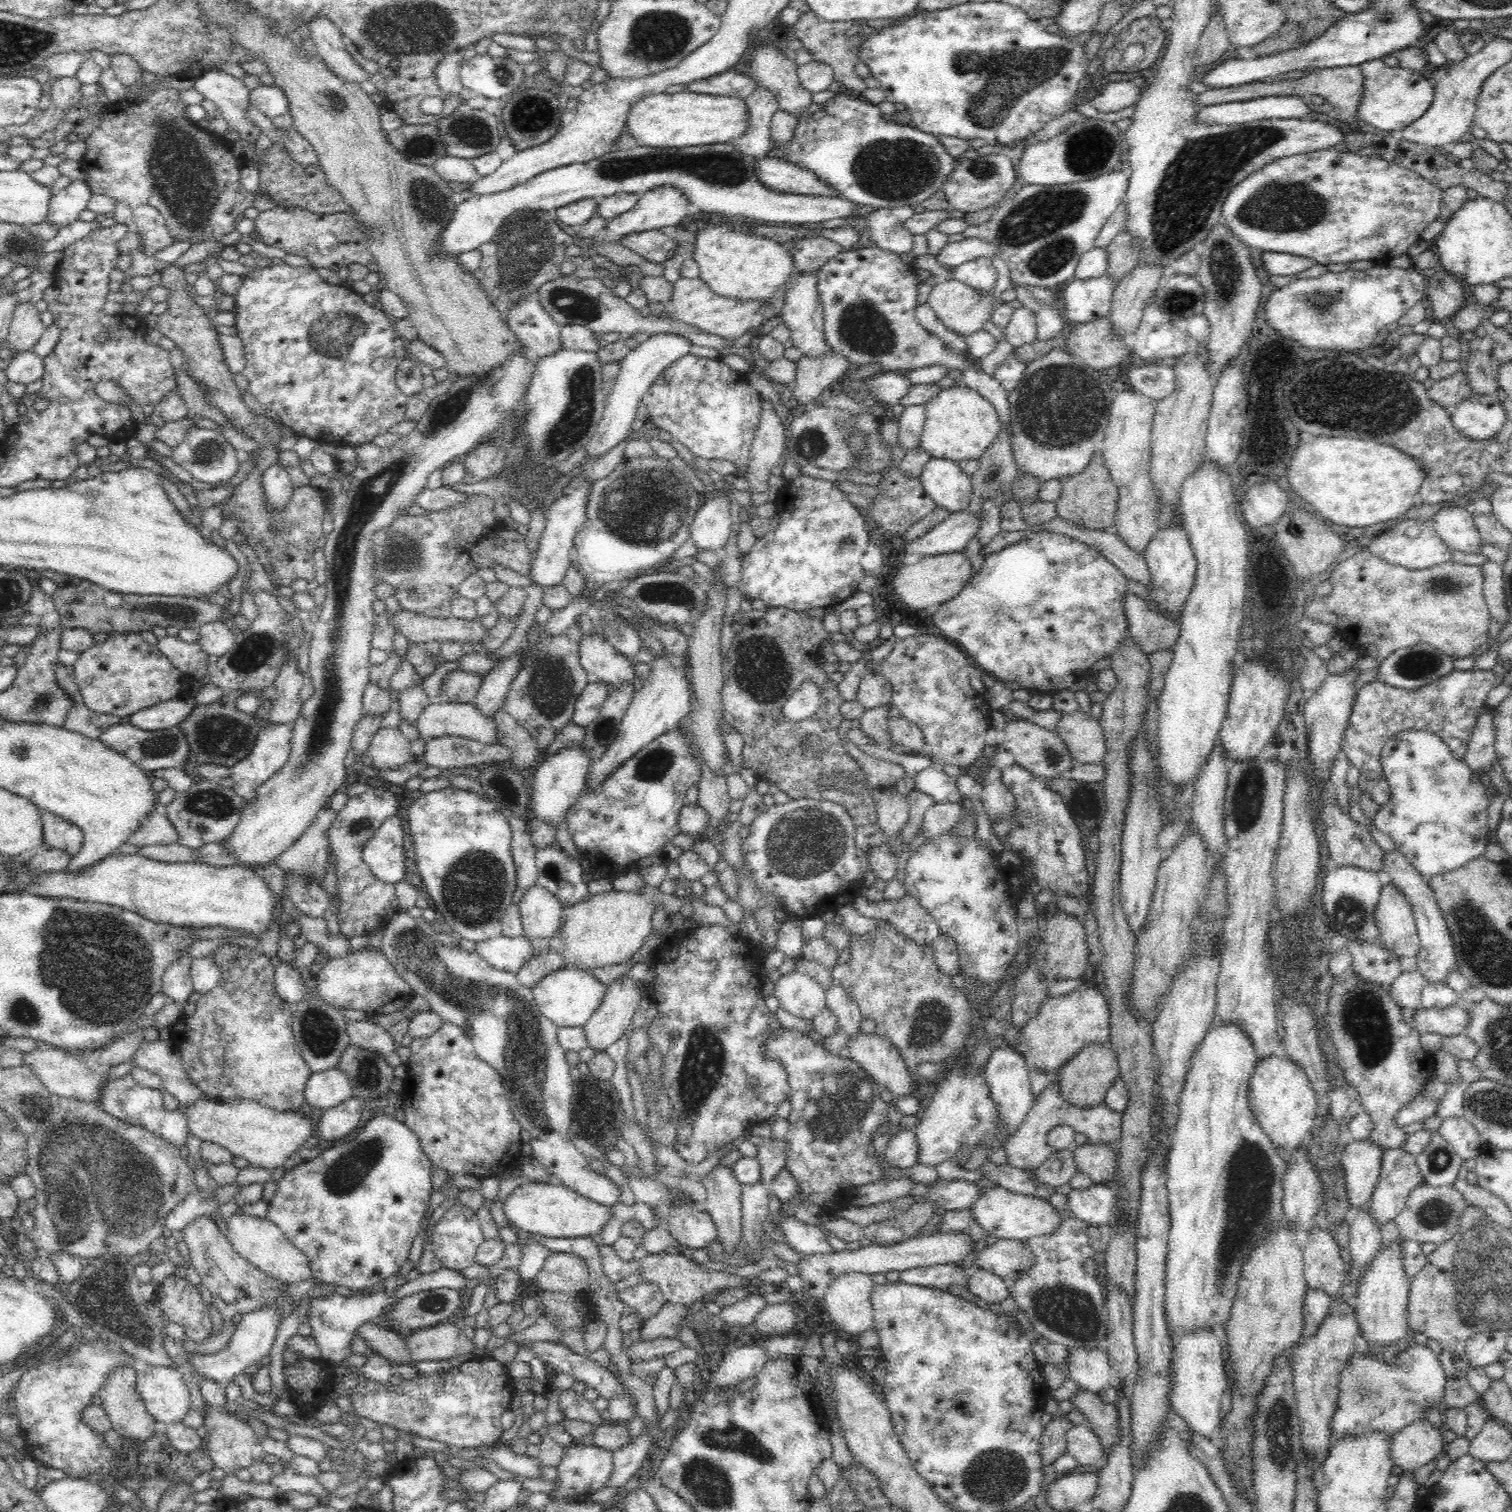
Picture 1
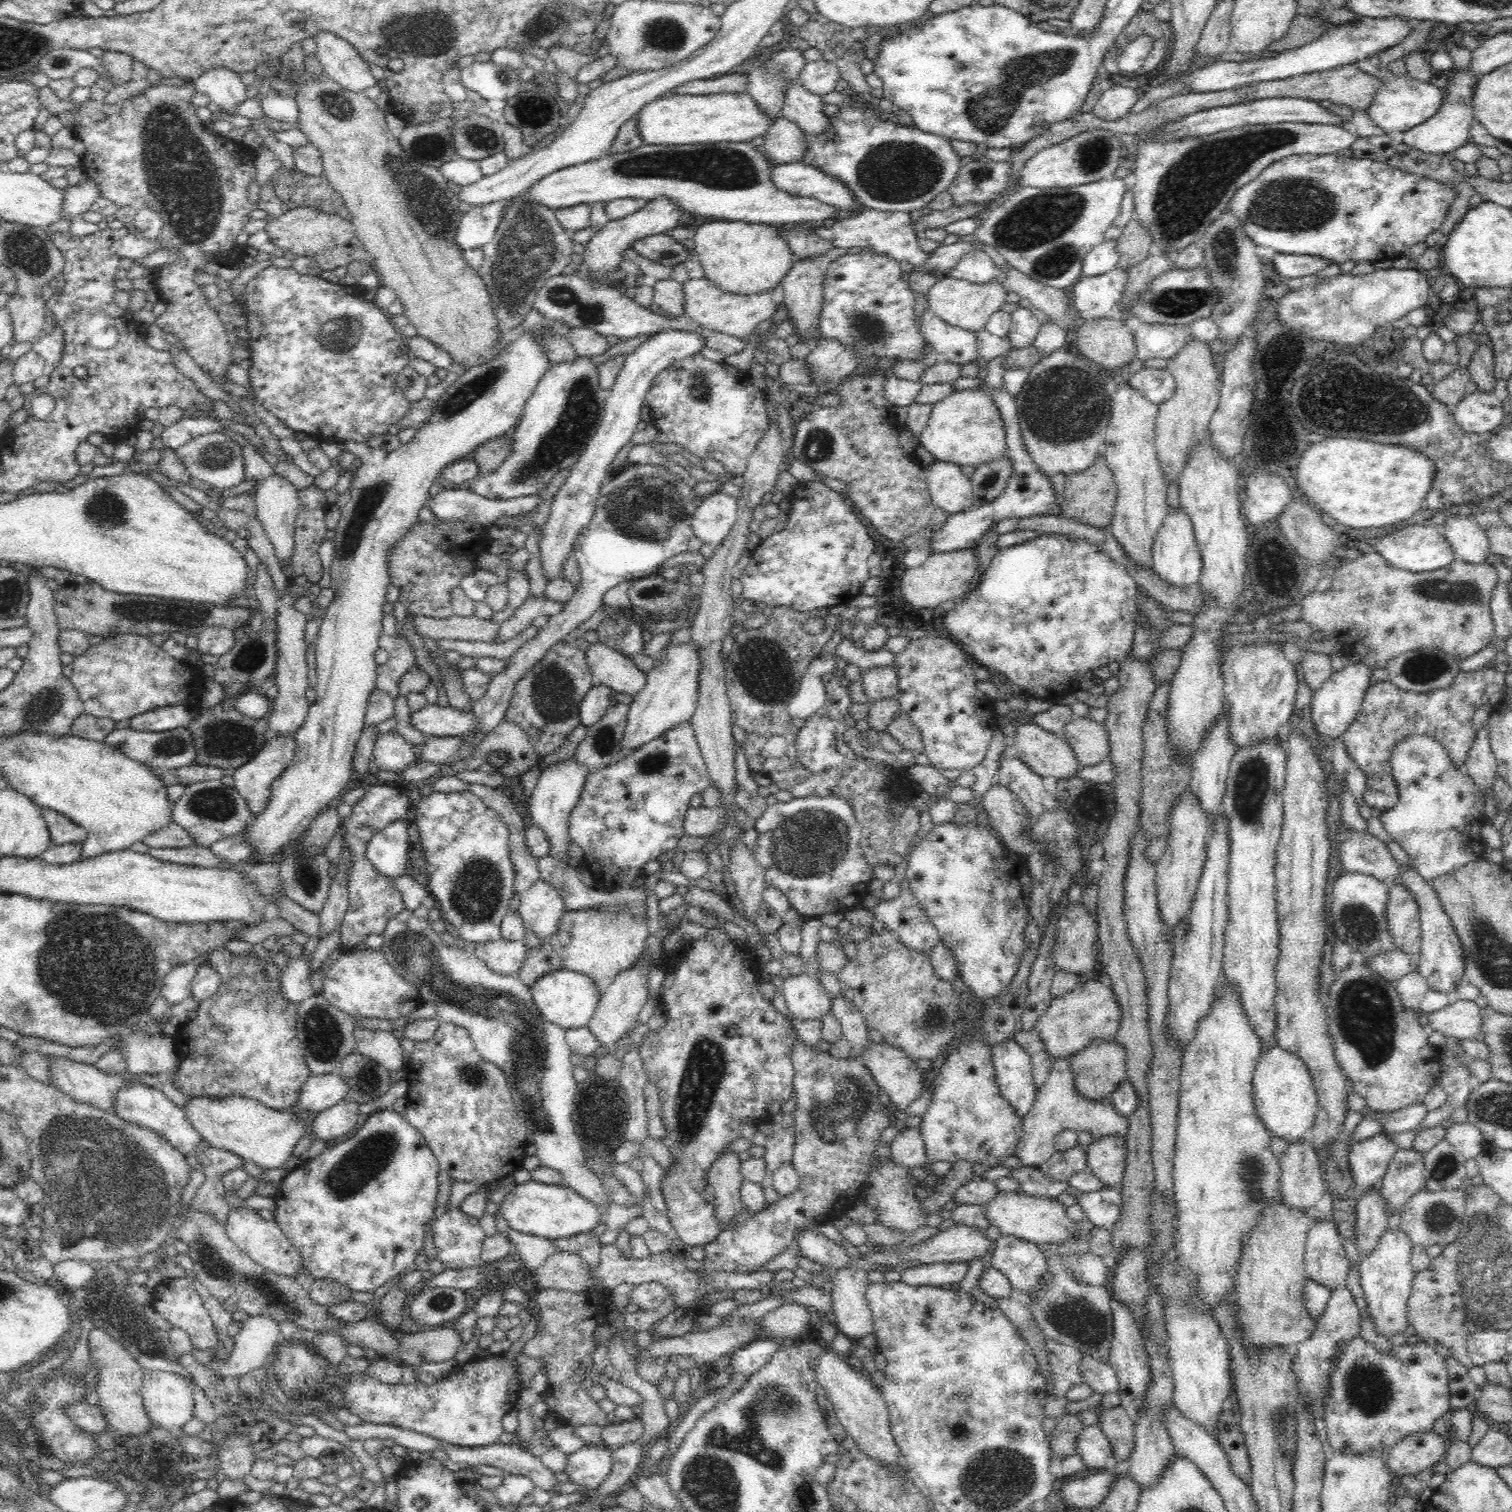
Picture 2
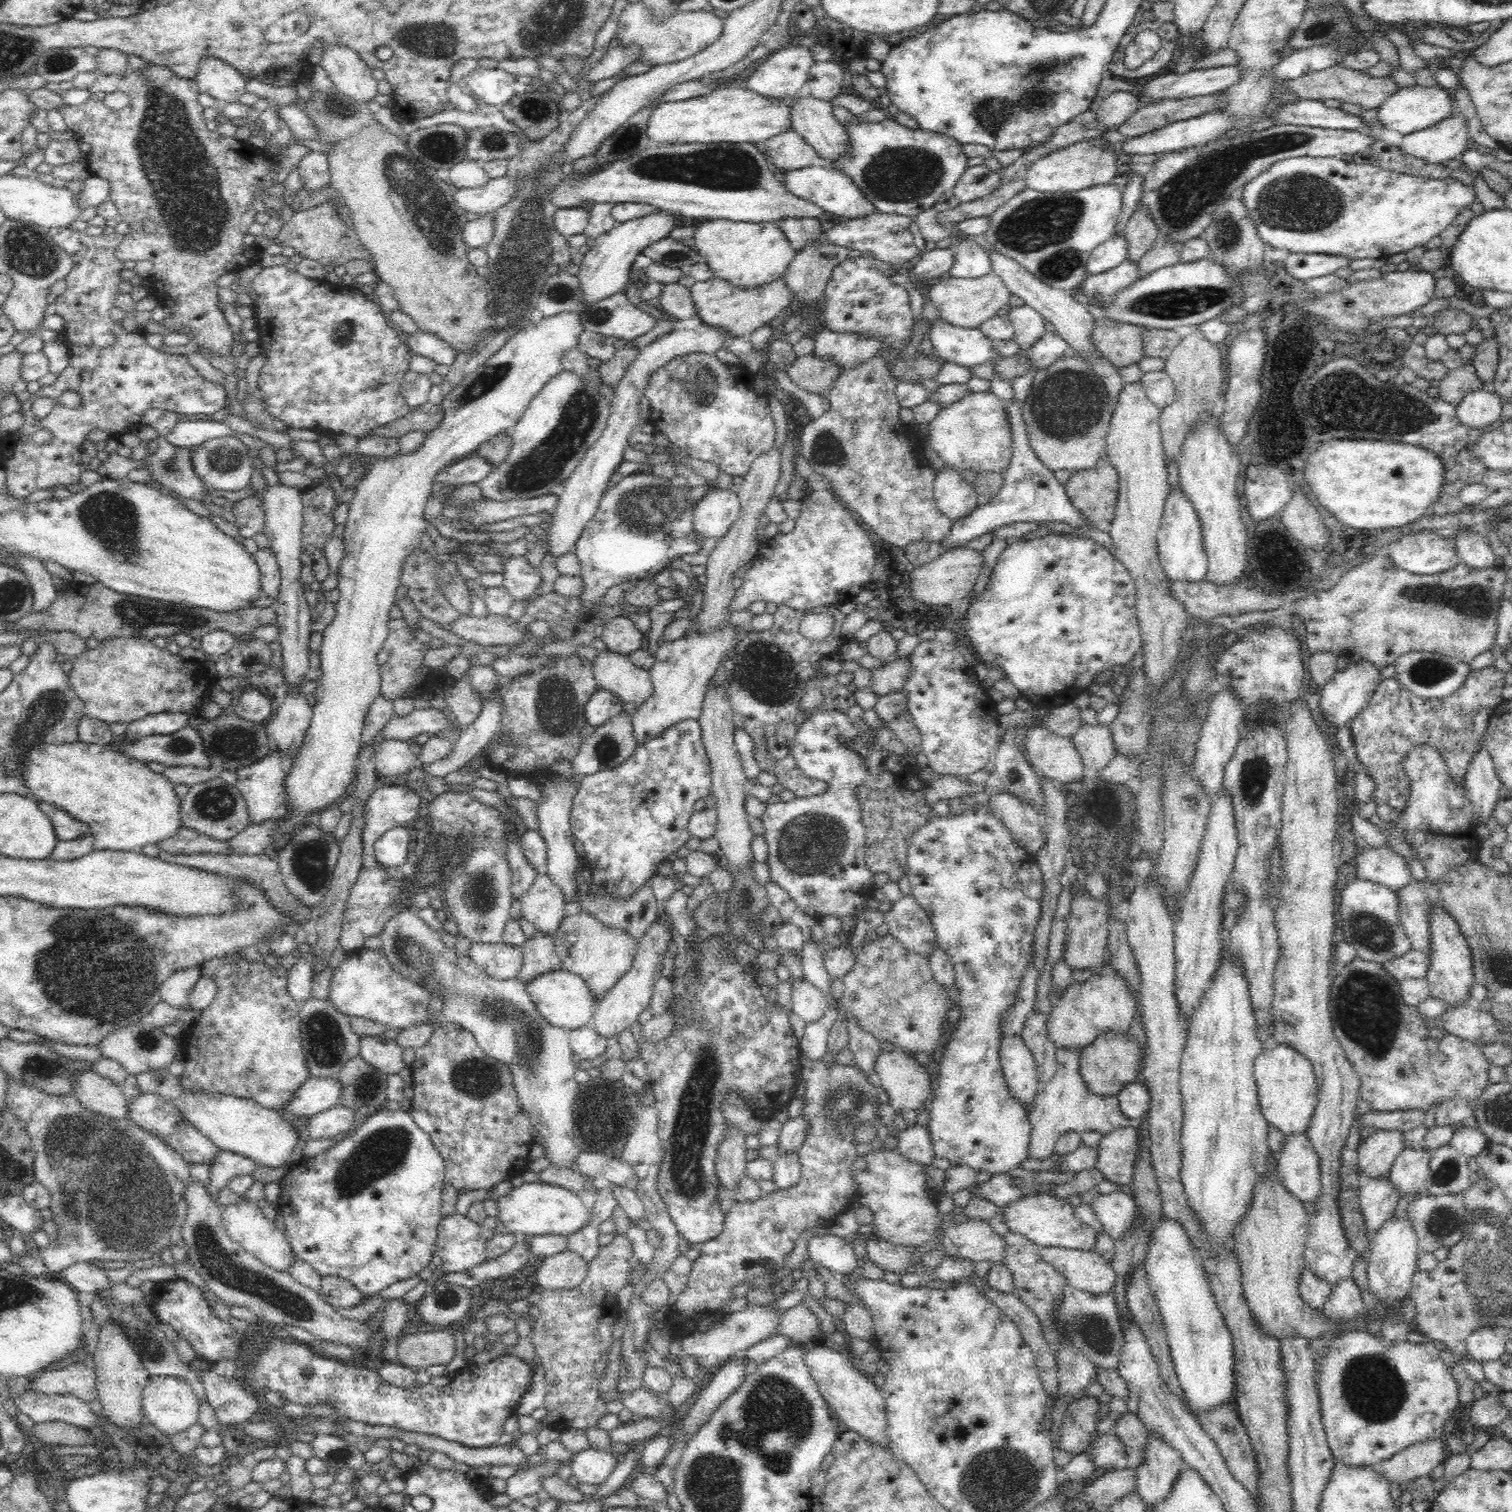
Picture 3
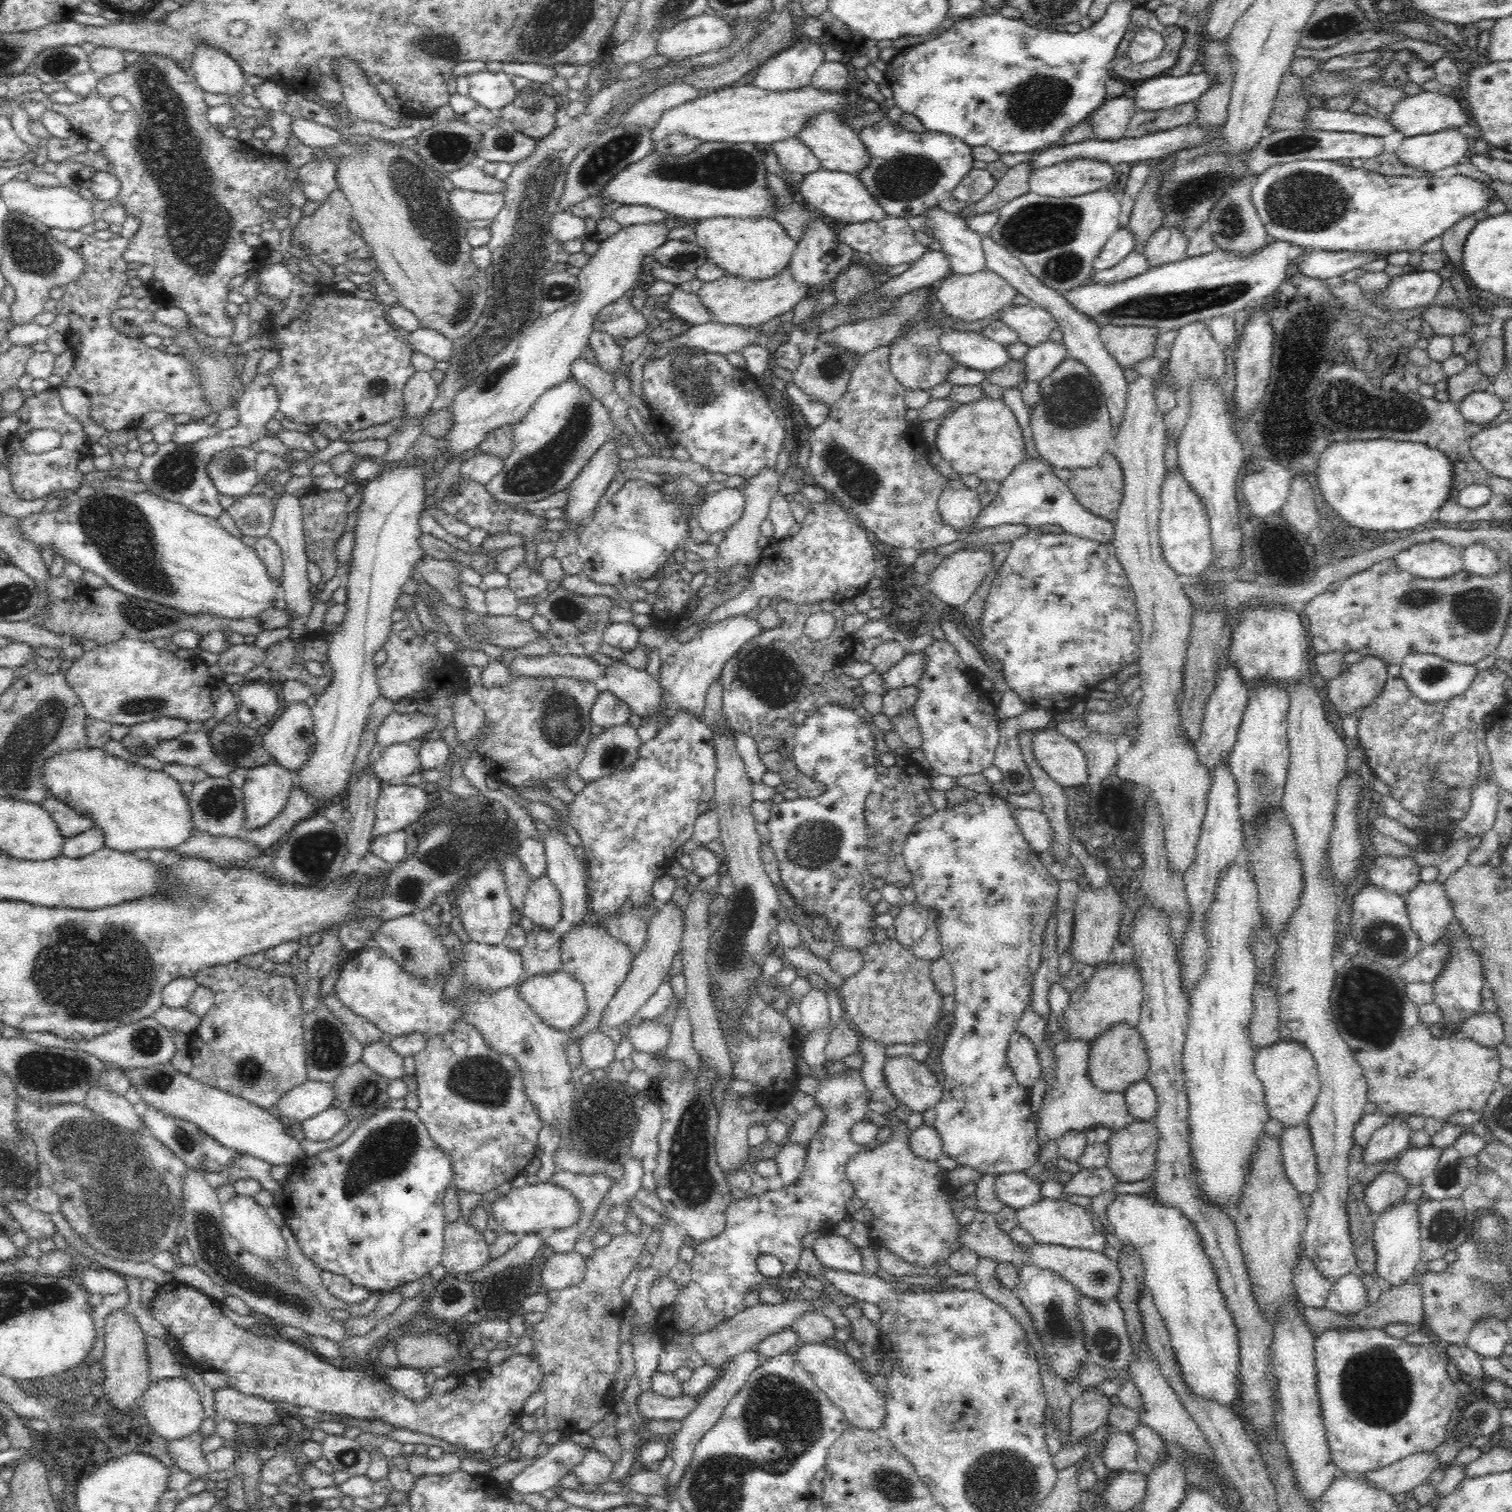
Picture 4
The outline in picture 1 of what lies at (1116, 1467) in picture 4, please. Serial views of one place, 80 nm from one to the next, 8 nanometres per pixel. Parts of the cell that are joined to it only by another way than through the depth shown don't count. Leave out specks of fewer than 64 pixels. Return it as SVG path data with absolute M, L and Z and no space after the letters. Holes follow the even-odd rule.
M1074 1425L1068 1430L1067 1453L1084 1466L1104 1466L1107 1462L1107 1451L1099 1436L1086 1425Z

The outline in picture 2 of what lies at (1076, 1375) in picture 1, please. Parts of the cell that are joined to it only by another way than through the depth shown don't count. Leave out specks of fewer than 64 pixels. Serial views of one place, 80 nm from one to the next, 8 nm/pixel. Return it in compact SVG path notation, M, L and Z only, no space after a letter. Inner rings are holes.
M1085 1356L1081 1362L1081 1370L1086 1384L1095 1392L1119 1394L1120 1383L1110 1363L1102 1363L1100 1360Z

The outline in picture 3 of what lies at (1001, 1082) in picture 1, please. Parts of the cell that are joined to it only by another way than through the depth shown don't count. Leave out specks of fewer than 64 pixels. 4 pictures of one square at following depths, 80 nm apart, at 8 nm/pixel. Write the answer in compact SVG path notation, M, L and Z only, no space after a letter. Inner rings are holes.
M1020 1035L1004 1036L1000 1047L1004 1079L1018 1101L1032 1103L1040 1090L1038 1066L1029 1046Z

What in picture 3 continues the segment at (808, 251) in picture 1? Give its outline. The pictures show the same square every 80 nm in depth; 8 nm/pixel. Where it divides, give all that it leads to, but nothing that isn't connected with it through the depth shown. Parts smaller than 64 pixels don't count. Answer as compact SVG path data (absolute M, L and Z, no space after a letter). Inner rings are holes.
M780 218L775 222L797 252L802 251L811 241L816 241L822 228L817 218Z

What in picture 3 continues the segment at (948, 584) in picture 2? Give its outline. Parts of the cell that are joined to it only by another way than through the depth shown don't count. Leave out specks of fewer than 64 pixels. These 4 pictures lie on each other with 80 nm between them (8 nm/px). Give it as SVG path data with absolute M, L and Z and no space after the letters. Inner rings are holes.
M958 546L954 550L943 552L935 561L916 567L911 572L912 598L928 605L947 606L955 601L962 601L970 593L982 572L984 557L981 552L965 546Z

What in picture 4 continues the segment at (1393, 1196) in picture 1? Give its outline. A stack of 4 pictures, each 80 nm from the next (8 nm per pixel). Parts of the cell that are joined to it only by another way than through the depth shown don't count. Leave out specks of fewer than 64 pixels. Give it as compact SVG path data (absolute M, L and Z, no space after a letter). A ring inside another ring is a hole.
M1426 1146L1408 1150L1404 1158L1400 1159L1396 1171L1401 1174L1410 1185L1421 1184L1436 1170L1444 1151L1440 1147Z

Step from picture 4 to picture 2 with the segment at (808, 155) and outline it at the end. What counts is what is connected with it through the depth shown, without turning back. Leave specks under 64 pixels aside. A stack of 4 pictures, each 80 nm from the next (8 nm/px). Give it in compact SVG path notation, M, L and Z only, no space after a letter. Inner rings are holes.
M785 117L763 138L762 153L778 166L782 164L805 164L808 145L800 128Z

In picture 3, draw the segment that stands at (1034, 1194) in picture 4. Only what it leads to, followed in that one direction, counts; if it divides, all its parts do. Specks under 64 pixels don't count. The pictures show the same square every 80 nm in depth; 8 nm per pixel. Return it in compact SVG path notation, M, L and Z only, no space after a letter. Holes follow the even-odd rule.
M1000 1173L997 1175L991 1175L990 1180L985 1182L982 1186L972 1187L971 1189L975 1194L984 1196L984 1198L992 1201L999 1208L1008 1208L1012 1204L1016 1204L1018 1200L1026 1200L1029 1196L1033 1196L1033 1191L1030 1195L1026 1195L1019 1185L1015 1183L1016 1177L1009 1175L1009 1173Z

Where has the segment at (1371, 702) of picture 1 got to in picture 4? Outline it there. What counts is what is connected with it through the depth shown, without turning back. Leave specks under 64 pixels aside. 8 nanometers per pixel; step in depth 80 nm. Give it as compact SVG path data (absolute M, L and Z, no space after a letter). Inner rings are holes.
M1491 667L1480 671L1472 684L1458 696L1439 703L1420 700L1404 682L1404 679L1388 679L1380 694L1363 708L1358 726L1358 740L1366 750L1367 765L1375 775L1385 782L1402 808L1416 816L1428 811L1444 813L1452 821L1466 818L1472 804L1472 789L1479 783L1480 759L1476 746L1476 732L1487 714L1501 709L1507 699L1504 696L1504 682L1509 676L1499 668ZM1436 777L1436 780L1433 778ZM1438 783L1440 790L1433 794L1433 786Z

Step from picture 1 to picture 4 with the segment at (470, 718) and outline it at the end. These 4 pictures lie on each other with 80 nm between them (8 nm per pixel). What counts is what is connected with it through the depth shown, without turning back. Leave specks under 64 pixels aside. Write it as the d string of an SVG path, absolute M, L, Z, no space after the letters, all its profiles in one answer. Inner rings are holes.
M392 711L379 725L376 743L382 749L393 744L408 743L414 738L422 737L424 732L434 730L434 723L435 718L430 712L429 716L423 716L419 712L400 714Z

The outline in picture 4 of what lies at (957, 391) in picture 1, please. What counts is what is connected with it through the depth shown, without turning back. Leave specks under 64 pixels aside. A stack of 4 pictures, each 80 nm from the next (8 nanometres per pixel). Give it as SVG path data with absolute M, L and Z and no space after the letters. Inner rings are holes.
M984 398L970 404L963 404L945 418L938 430L935 443L937 451L942 458L950 464L955 474L972 474L982 481L994 481L1001 484L1015 471L1015 468L1025 463L1030 457L1026 454L1022 429L1014 412L1004 401L992 398Z

